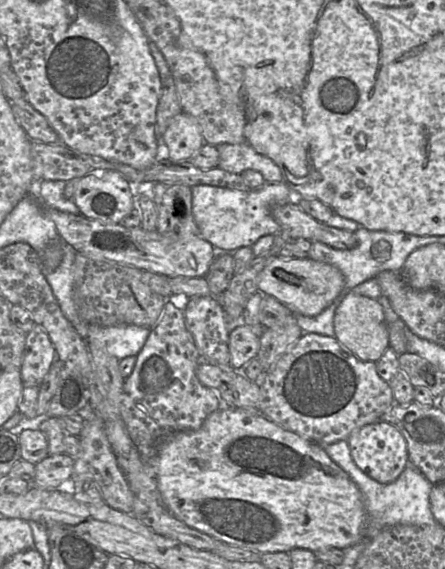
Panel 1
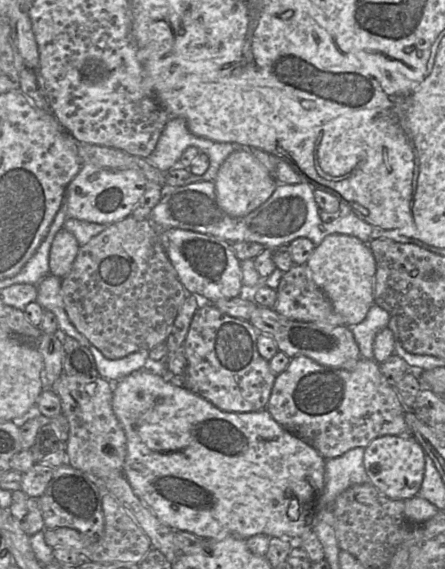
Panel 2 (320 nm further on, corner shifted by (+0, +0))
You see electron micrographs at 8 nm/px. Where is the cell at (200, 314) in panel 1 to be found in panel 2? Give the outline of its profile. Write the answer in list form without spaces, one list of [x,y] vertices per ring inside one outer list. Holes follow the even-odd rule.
[[[201,301],[183,344],[187,368],[182,384],[226,412],[265,409],[276,375],[258,352],[258,335],[259,331],[248,320],[229,316],[213,303]]]

